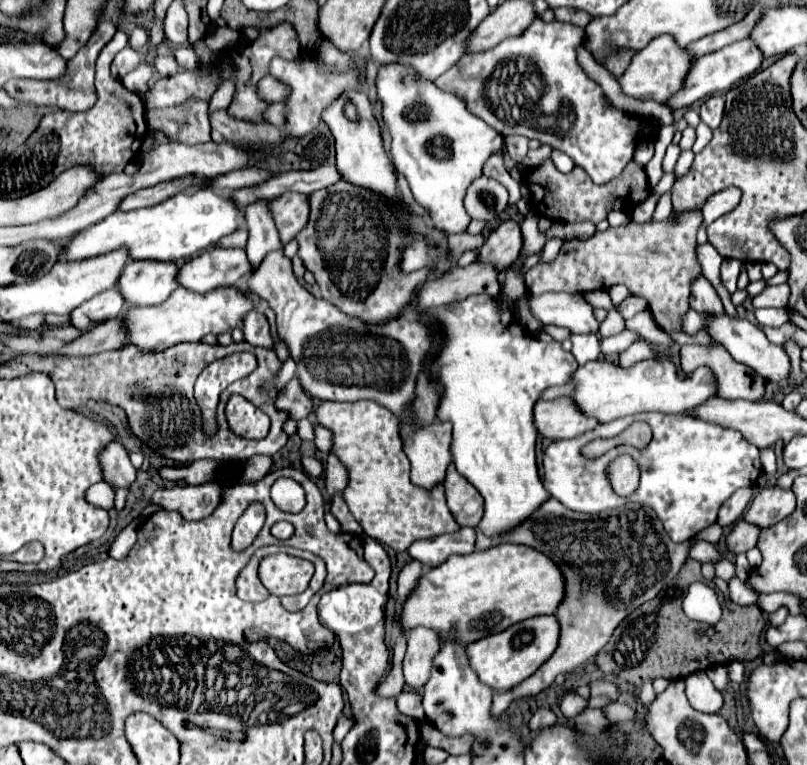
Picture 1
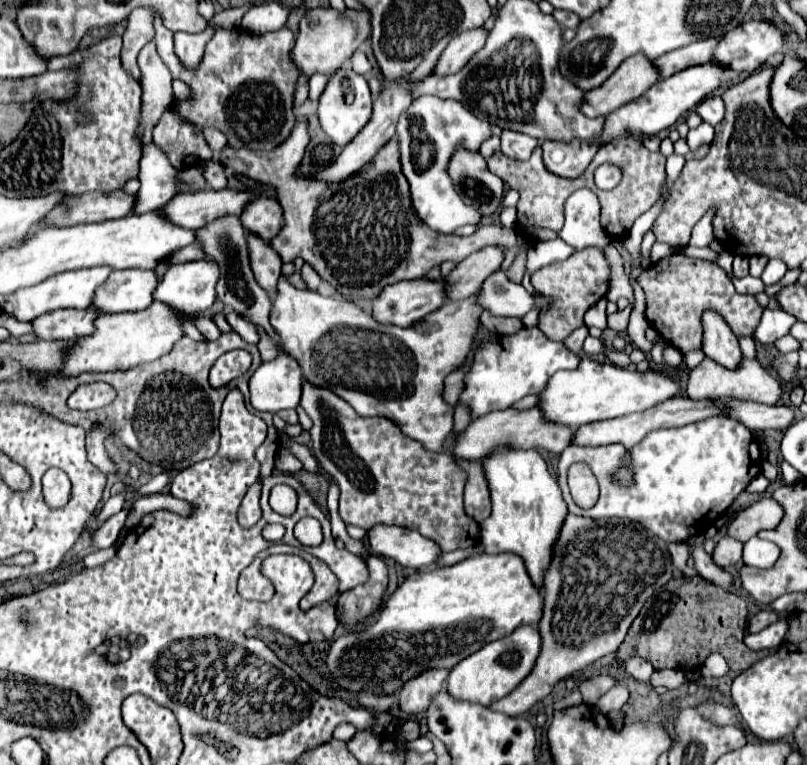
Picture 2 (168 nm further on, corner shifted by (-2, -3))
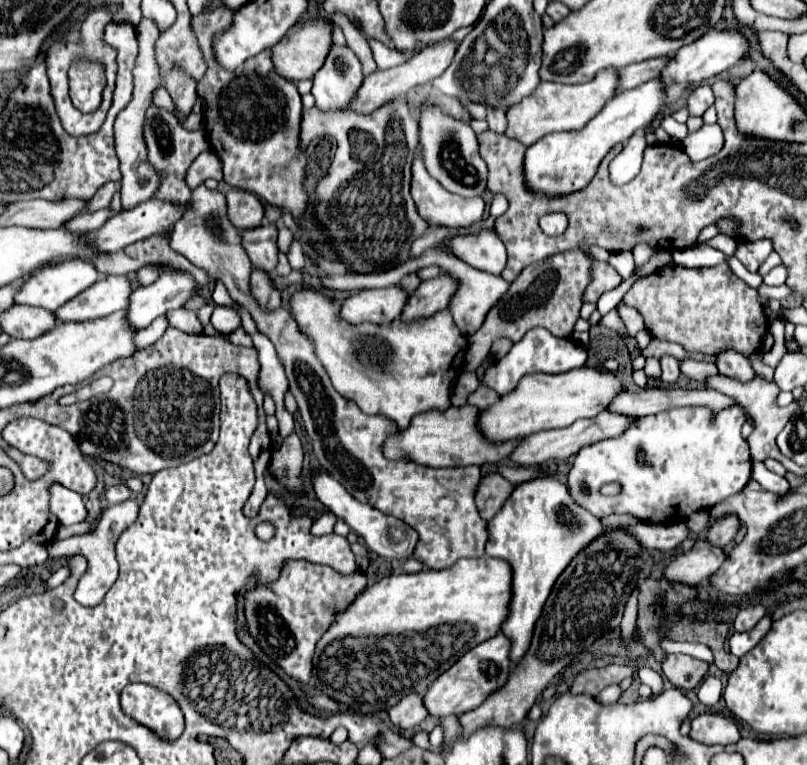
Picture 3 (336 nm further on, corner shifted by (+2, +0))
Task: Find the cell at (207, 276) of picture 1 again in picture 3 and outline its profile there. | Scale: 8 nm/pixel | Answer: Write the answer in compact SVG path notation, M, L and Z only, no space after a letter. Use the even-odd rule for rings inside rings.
M186 271L164 273L152 285L138 287L130 295L126 323L132 329L144 329L166 311L184 307L184 303L196 295L196 289L196 281Z

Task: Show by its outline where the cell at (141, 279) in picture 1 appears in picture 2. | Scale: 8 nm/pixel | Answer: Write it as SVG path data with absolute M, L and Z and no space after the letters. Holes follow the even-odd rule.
M114 270L104 286L96 290L94 304L102 312L134 312L134 310L144 310L154 302L154 290L158 286L160 278L154 270Z

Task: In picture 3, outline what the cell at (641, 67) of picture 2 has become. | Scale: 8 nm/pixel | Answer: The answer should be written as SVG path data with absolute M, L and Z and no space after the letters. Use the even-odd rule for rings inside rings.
M604 69L584 85L560 85L560 83L542 81L536 87L534 95L522 99L522 103L516 103L514 107L510 107L510 111L506 111L508 127L504 135L528 147L550 133L582 129L604 107L604 103L614 97L616 85L618 85L616 69Z

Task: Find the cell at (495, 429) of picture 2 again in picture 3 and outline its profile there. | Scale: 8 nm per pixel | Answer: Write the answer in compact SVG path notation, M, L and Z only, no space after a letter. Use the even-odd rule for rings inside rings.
M462 405L462 407L450 407L446 411L426 411L422 415L416 415L410 421L410 427L406 431L398 431L386 439L382 445L388 459L408 459L418 465L428 467L456 467L456 465L494 465L508 461L508 455L516 447L518 441L492 445L480 435L476 421L478 421L478 407Z

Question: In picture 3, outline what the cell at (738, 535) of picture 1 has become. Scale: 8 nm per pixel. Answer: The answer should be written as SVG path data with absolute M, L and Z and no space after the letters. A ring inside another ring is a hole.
M700 537L690 551L682 551L664 569L664 579L698 587L704 579L718 571L724 563L726 553L720 547L712 547L704 537Z

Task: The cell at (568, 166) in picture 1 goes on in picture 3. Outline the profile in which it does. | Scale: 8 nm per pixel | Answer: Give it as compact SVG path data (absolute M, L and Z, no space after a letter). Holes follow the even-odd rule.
M652 79L630 91L620 91L618 95L614 95L614 99L610 99L602 107L602 111L584 129L552 133L542 137L538 143L530 145L526 149L526 159L524 159L526 187L530 191L536 191L538 195L550 195L550 197L570 195L586 187L596 175L596 169L604 159L604 155L616 143L624 143L636 129L646 129L654 121L654 117L664 107L664 93L666 85L660 79Z

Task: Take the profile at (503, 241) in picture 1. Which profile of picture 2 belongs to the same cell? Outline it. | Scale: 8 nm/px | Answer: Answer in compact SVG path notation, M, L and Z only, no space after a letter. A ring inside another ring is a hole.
M486 246L462 260L448 276L450 300L462 300L476 294L482 288L482 282L500 270L502 258L504 250L500 246Z

